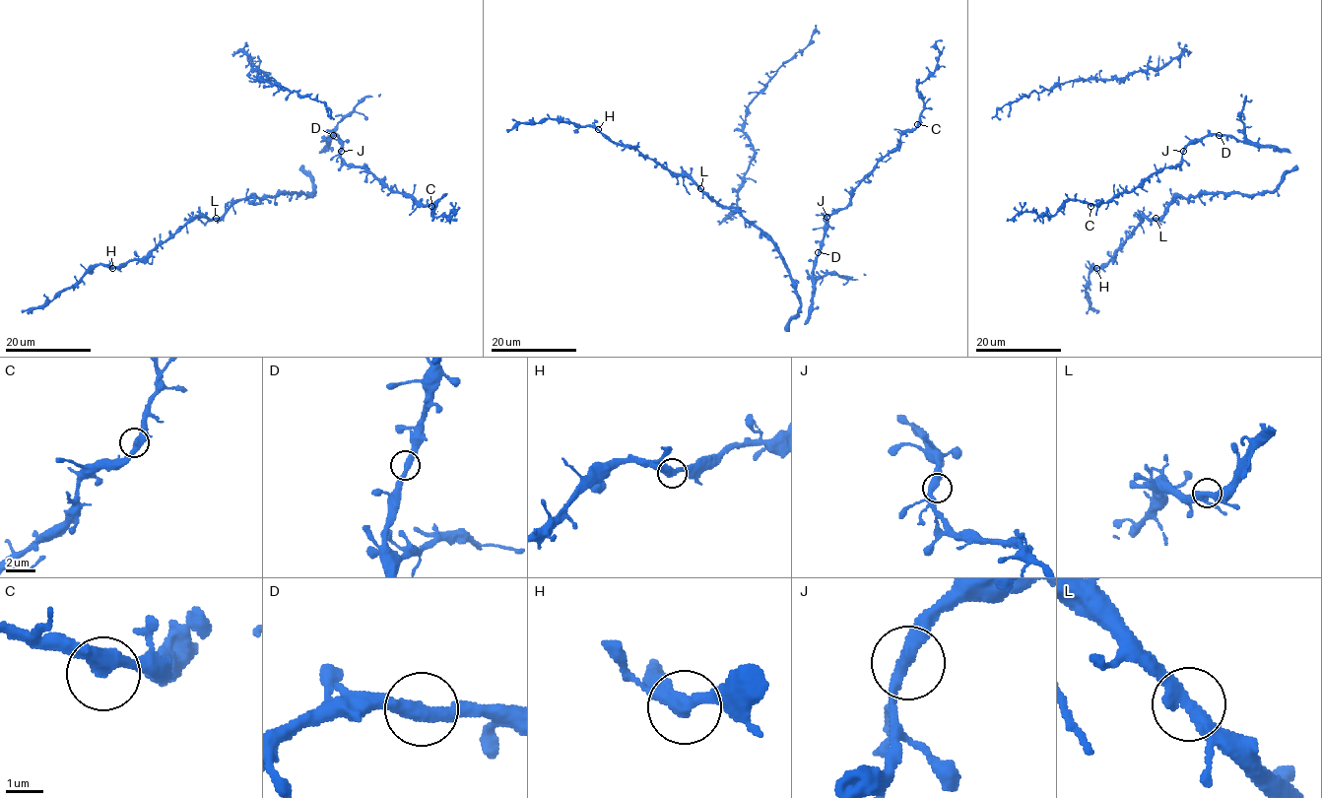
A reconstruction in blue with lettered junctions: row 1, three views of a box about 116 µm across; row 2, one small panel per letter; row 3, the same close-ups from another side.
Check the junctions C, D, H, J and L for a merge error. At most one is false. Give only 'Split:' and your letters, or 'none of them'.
Split: none of them

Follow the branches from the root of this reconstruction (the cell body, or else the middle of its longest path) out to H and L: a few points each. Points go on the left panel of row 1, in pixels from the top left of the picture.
H: (303, 170), (314, 190), (310, 195), (277, 193), (238, 199), (219, 218), (190, 218), (142, 257), (112, 268)
L: (303, 170), (314, 190), (310, 195), (277, 193), (260, 198), (251, 196), (238, 199), (216, 218)

